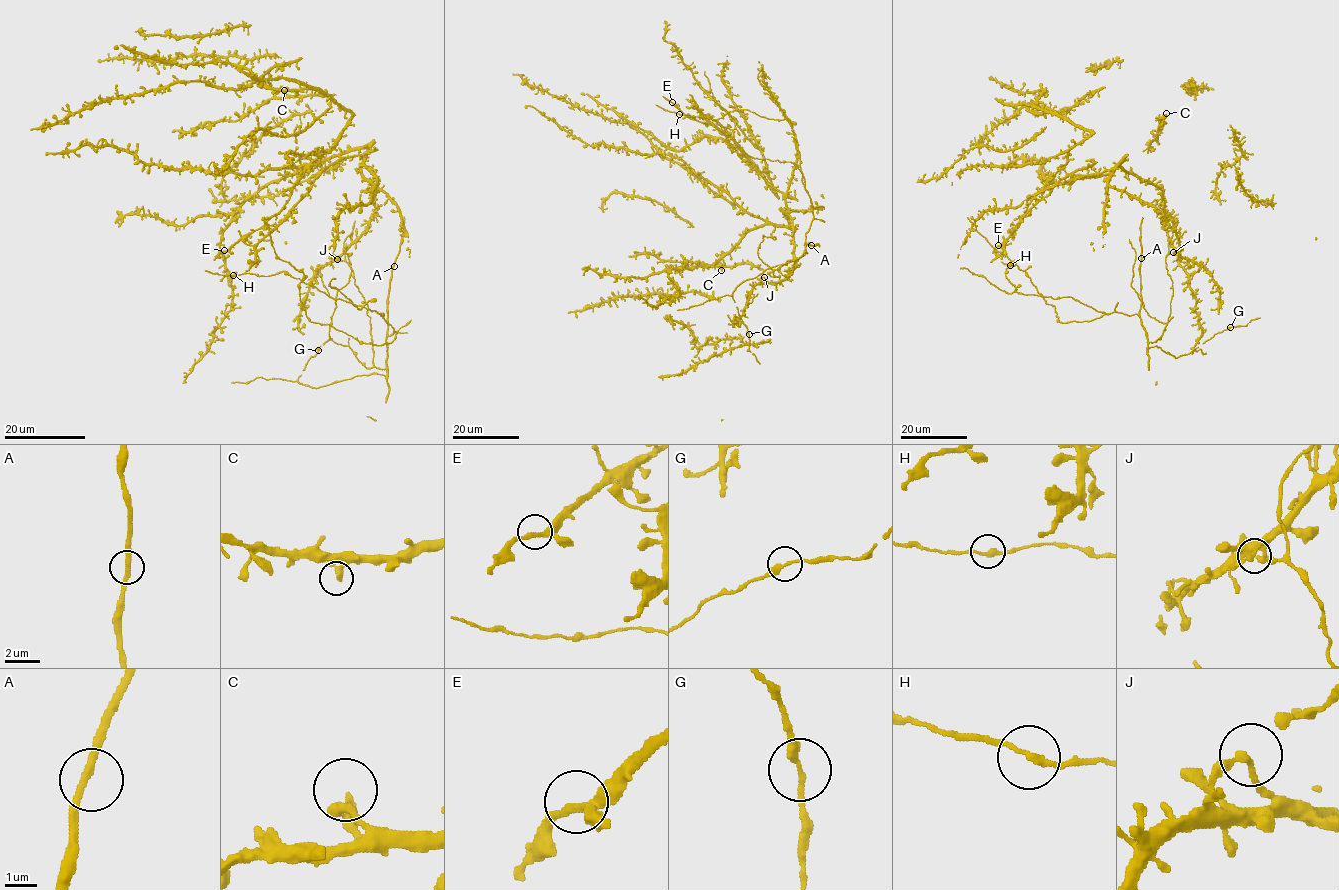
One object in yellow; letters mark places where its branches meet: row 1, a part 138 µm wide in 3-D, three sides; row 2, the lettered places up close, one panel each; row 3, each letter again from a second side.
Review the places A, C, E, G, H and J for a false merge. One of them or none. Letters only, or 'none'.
none

